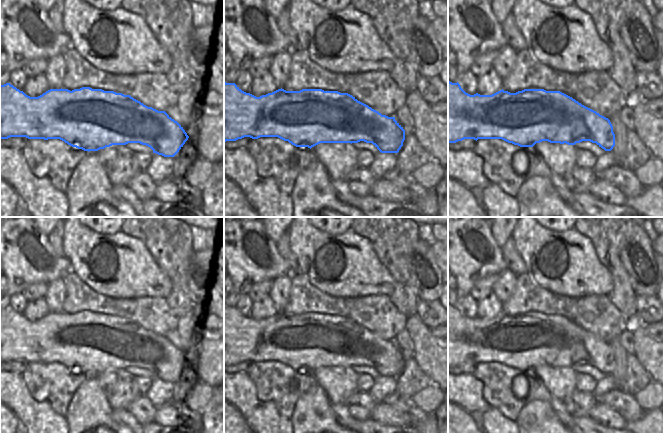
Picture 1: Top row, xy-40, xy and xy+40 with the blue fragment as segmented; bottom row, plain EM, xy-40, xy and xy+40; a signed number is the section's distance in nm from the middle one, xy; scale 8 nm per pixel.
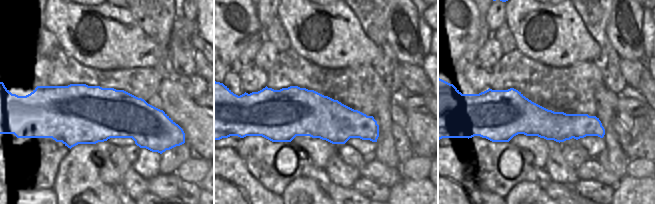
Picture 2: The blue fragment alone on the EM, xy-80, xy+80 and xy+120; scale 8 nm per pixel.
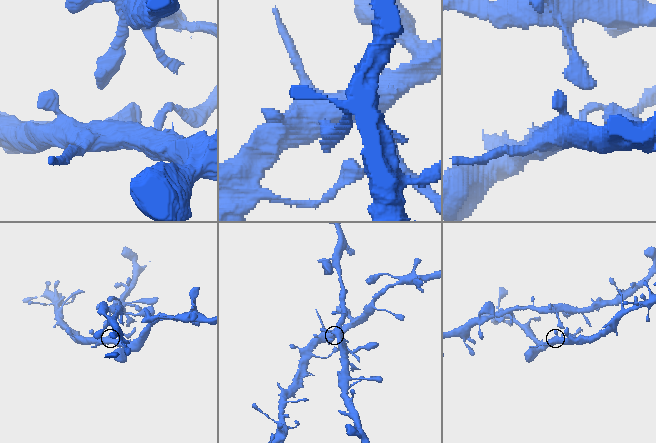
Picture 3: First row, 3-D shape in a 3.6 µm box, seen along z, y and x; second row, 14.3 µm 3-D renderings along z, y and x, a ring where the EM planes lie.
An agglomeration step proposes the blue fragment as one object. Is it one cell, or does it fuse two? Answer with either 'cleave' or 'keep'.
cleave

